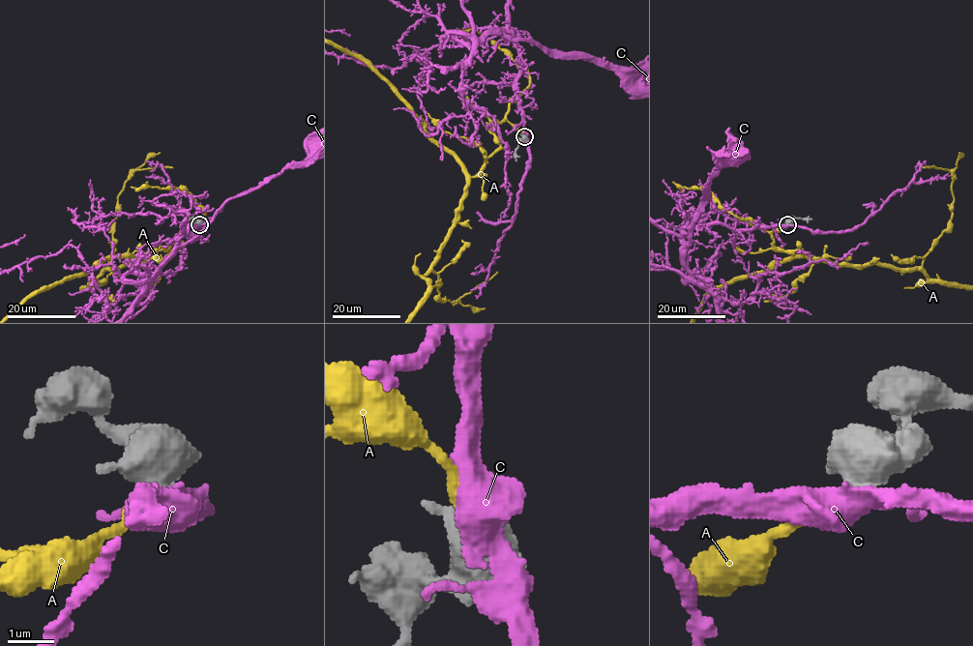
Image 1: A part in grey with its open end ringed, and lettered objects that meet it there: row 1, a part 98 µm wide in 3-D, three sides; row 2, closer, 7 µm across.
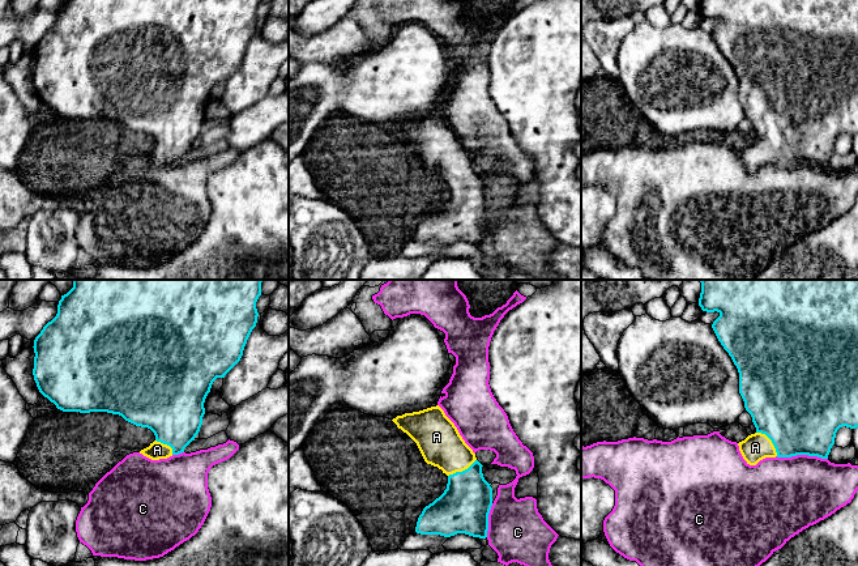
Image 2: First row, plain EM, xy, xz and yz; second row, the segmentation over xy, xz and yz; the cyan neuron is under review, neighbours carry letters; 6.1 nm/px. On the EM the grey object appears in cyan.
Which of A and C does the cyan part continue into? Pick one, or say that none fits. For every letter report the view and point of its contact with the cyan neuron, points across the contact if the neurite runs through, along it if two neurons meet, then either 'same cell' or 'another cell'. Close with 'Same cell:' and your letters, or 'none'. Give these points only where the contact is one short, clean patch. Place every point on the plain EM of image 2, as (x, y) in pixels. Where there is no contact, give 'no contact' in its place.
A: contact yz (771, 147); way yz (797, 115), (771, 147), (755, 154); same cell
C: contact yz (802, 161); another cell
Same cell: A

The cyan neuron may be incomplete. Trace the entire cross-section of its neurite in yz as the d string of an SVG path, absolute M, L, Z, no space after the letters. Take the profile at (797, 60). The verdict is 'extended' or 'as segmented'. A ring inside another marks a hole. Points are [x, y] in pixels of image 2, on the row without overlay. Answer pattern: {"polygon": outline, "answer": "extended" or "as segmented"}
{"polygon": "M700 0L699 13L703 18L714 20L717 18L720 24L713 29L712 35L723 54L723 56L731 64L734 72L739 80L739 101L744 108L746 118L751 122L752 129L756 135L756 140L748 142L744 148L739 149L739 158L743 166L750 173L756 173L760 167L765 165L791 165L797 162L818 163L821 166L828 166L832 153L834 152L836 140L840 135L846 133L850 136L858 135L858 0Z", "answer": "extended"}

